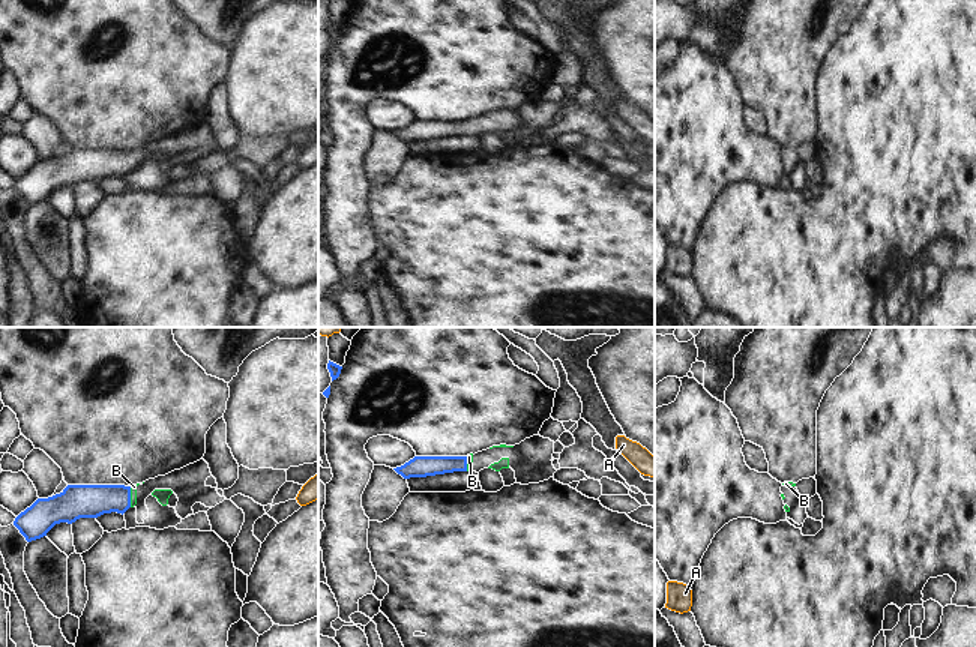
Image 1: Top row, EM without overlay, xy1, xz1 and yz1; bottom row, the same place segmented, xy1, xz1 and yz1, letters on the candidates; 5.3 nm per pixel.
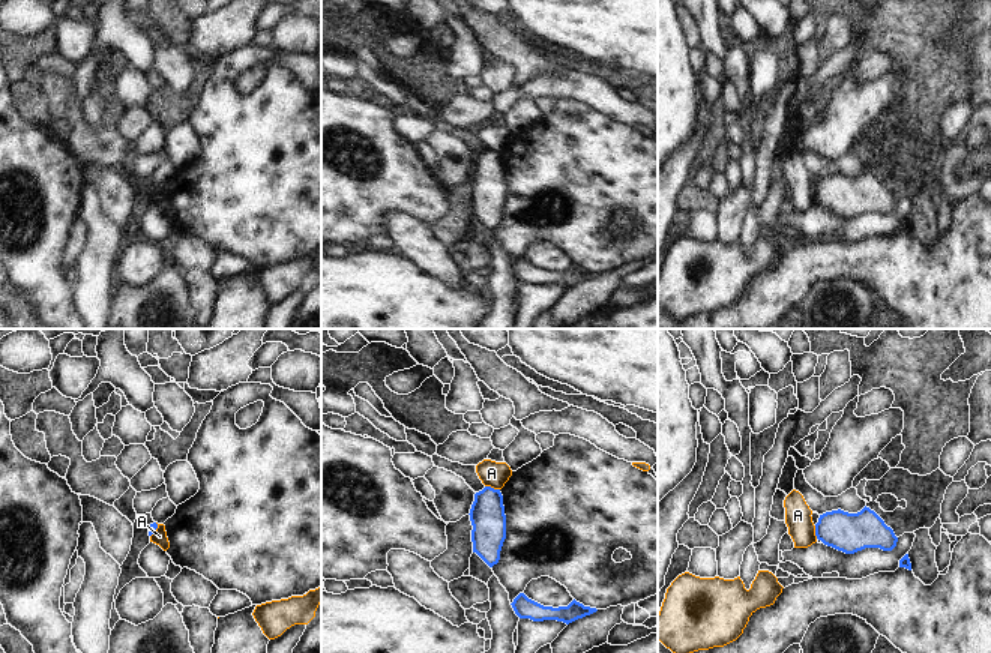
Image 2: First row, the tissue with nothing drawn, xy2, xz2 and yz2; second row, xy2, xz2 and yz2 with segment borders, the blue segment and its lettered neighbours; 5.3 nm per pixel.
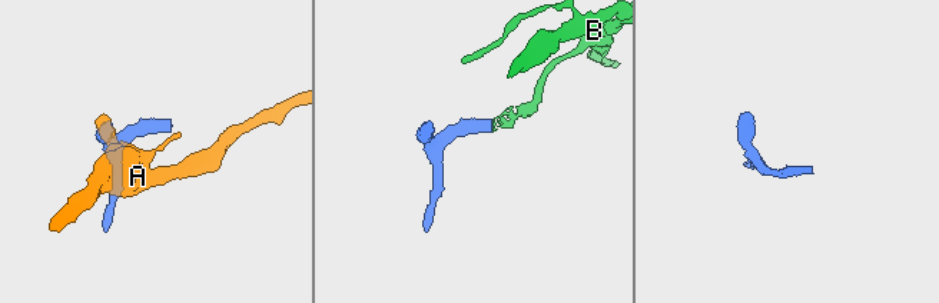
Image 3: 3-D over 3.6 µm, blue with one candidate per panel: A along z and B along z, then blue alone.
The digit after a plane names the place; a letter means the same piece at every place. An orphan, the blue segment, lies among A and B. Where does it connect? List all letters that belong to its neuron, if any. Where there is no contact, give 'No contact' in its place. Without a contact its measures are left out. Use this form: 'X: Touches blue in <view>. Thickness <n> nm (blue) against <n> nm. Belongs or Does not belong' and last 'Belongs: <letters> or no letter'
A: Touches blue in xz2. Thickness 190 nm (blue) against 140 nm. Does not belong
B: Touches blue in xy1. Thickness 180 nm (blue) against 30 nm. Belongs
Belongs: B.

